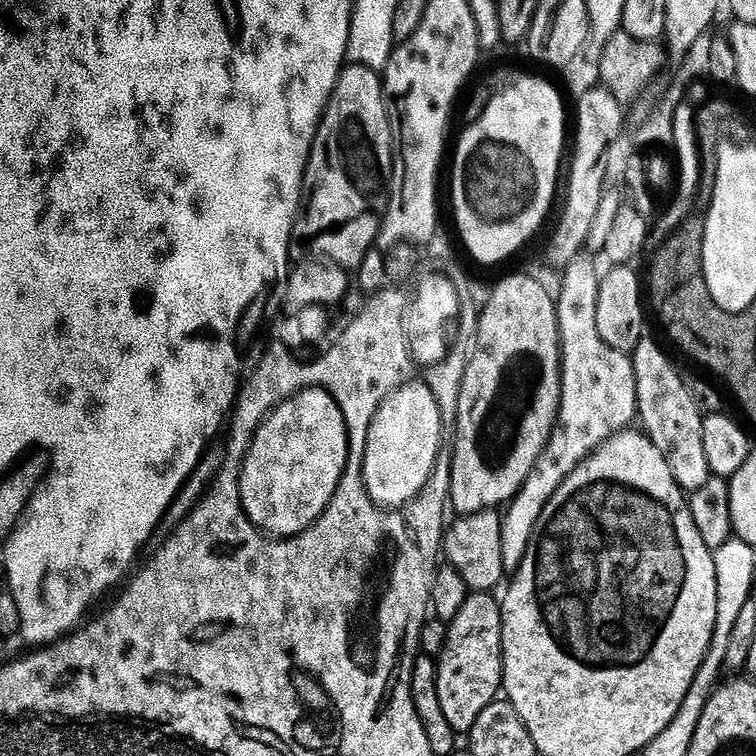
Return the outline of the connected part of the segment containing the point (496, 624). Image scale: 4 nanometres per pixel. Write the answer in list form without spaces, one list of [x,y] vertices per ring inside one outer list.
[[[472,592],[469,594],[451,620],[447,621],[444,648],[436,660],[436,681],[438,682],[438,702],[446,713],[446,722],[458,734],[467,734],[478,714],[501,695],[504,683],[504,658],[500,651],[500,600],[492,592]]]

